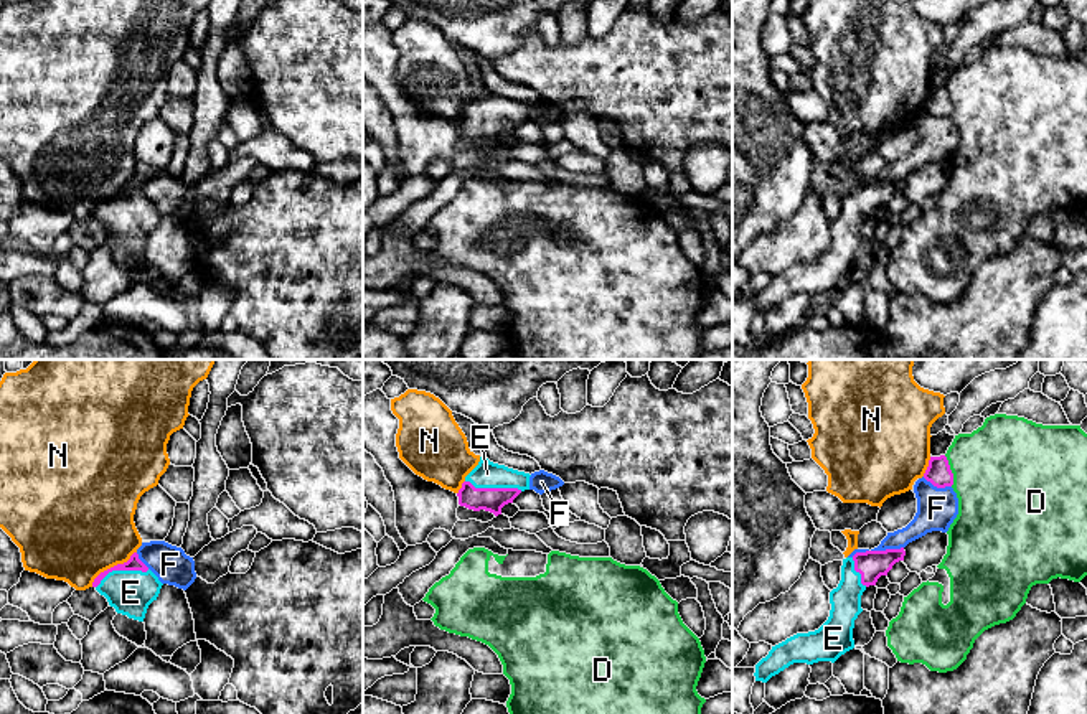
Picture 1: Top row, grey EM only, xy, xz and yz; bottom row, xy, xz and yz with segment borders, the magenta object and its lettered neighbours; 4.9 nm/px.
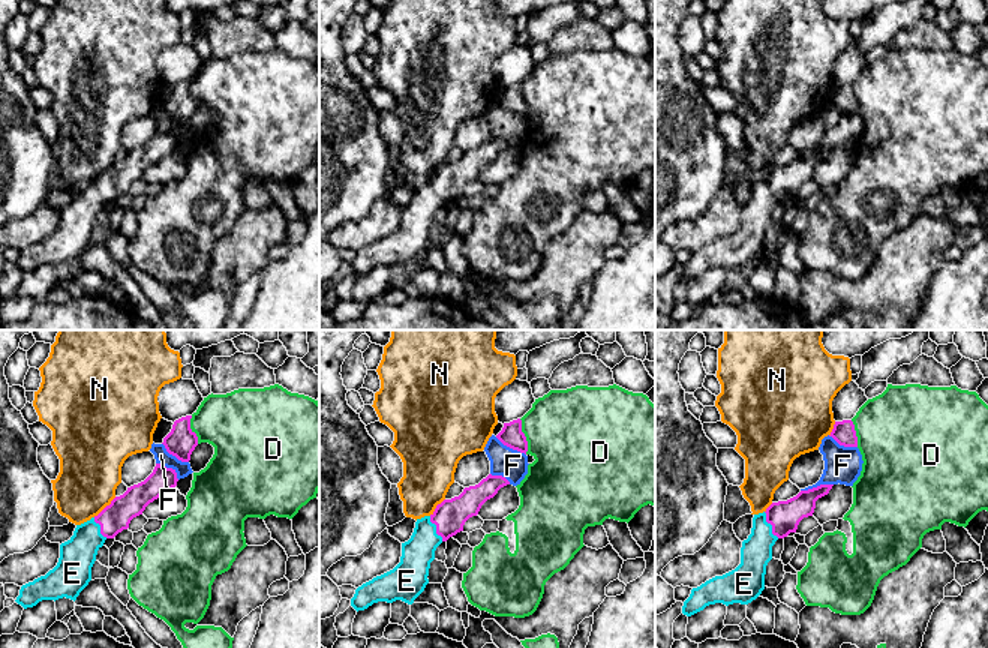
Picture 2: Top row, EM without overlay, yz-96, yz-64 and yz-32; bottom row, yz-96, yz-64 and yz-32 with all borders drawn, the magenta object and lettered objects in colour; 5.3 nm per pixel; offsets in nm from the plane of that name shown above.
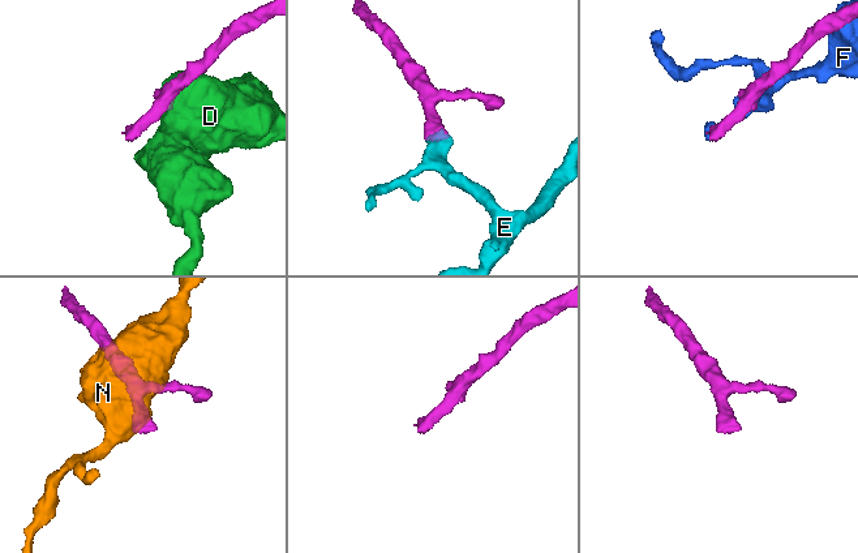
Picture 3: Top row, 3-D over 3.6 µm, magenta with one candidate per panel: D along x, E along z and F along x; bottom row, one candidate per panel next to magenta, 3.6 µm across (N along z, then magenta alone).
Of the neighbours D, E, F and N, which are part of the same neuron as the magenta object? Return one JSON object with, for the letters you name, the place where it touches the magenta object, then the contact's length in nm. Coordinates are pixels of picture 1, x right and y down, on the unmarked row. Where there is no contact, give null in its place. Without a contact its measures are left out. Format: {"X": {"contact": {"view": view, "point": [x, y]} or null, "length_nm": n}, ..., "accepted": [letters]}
{"E": {"contact": {"view": "xz", "point": [494, 119]}, "length_nm": 280}, "accepted": ["E"]}

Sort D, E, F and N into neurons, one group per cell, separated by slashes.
D / E / F / N

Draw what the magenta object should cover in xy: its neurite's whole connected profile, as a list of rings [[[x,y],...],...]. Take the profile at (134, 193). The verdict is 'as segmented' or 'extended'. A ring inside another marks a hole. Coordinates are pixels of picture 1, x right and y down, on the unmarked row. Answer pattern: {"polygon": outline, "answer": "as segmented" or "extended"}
{"polygon": [[[134,183],[124,195],[101,203],[92,218],[117,244],[144,252],[148,236],[157,231],[162,213]]], "answer": "extended"}

